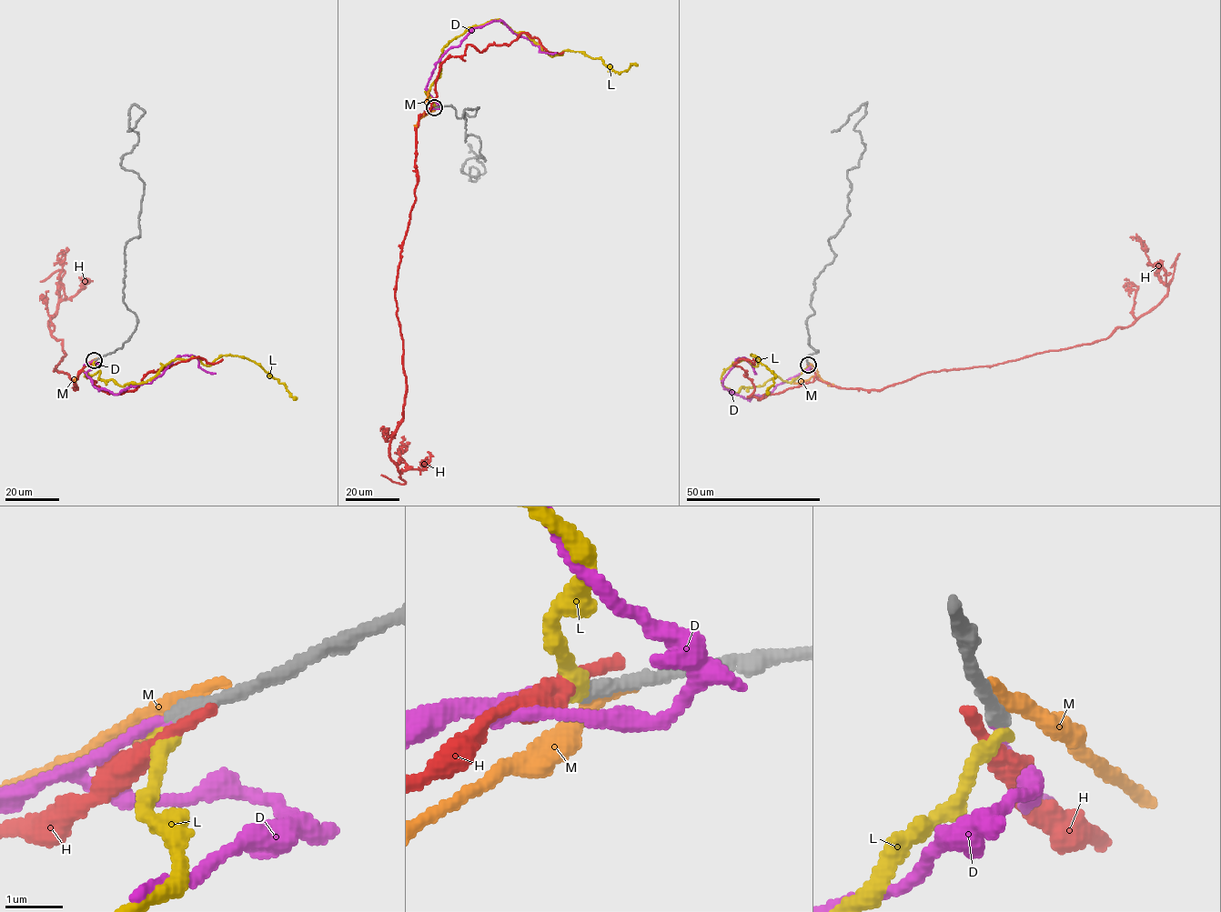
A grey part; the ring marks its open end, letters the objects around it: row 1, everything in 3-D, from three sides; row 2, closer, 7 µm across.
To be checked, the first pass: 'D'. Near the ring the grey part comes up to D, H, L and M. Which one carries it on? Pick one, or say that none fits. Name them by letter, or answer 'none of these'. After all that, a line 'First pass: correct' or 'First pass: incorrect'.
D
First pass: correct

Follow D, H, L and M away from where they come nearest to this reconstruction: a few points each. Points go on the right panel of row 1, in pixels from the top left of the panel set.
D: (808, 364), (810, 367), (771, 393), (750, 401), (723, 386), (724, 376), (738, 358), (746, 359), (754, 373)
H: (807, 364), (842, 388), (881, 390), (932, 371), (1105, 339), (1167, 292), (1129, 237)
L: (808, 365), (791, 382), (734, 393), (721, 375), (741, 359), (756, 366), (751, 354), (775, 375), (769, 393)
M: (808, 364), (817, 374), (793, 384)

